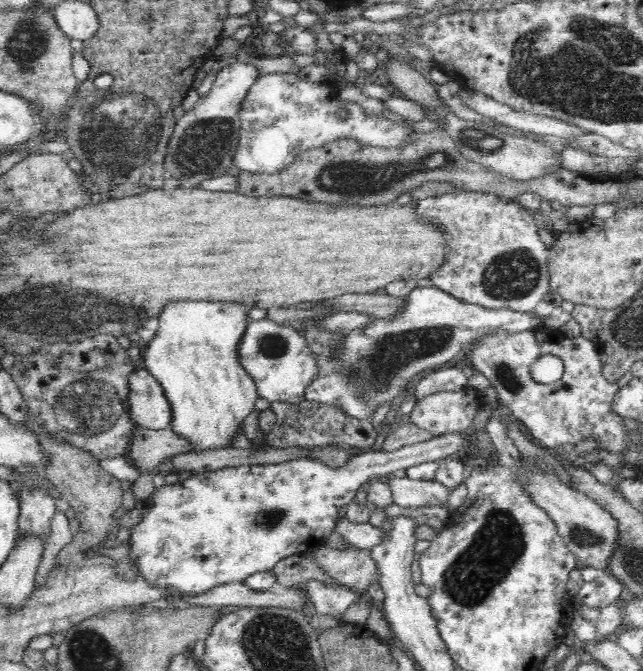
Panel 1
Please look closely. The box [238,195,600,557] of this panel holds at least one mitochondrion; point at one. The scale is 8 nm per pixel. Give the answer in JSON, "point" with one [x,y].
{"point":[376,369]}

